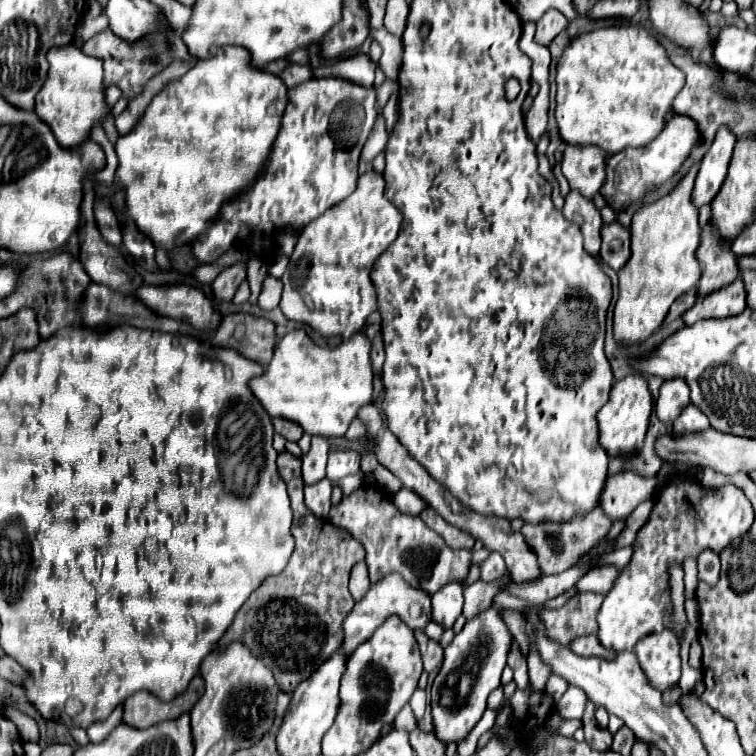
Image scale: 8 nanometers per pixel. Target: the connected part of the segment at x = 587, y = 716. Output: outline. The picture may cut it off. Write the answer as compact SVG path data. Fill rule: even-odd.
M589 702L587 710L583 714L583 730L585 730L585 742L599 752L605 752L611 748L611 734L607 730L601 730L595 722L595 706Z

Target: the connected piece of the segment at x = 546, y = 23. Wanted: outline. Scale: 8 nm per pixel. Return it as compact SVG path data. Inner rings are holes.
M551 8L549 12L545 12L545 16L541 16L541 20L537 20L537 32L535 32L535 40L539 44L549 44L559 32L563 32L567 28L569 20L565 18L565 14L561 14L559 10Z

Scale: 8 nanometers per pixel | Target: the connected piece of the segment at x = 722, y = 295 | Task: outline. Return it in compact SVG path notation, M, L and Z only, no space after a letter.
M739 276L733 284L721 288L717 292L711 292L709 296L697 300L695 306L683 314L683 320L685 320L687 326L691 326L691 324L695 324L699 320L705 320L705 318L737 316L745 308L747 308L747 304L745 304L745 286L743 286L743 280Z

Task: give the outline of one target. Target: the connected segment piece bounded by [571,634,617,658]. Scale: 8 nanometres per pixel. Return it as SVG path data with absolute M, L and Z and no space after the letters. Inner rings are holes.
M579 636L577 640L571 642L571 648L581 654L581 656L601 656L601 658L615 658L617 652L613 648L601 648L601 642L597 636Z

